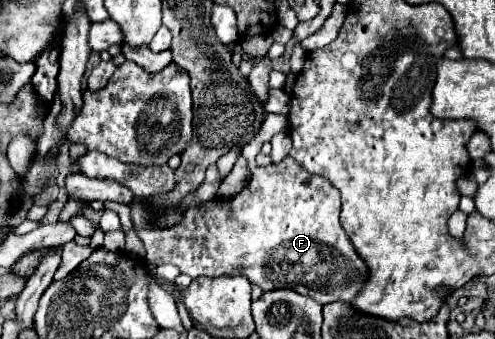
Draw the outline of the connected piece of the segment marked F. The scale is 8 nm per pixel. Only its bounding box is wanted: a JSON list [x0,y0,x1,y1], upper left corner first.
[137,115,369,305]

